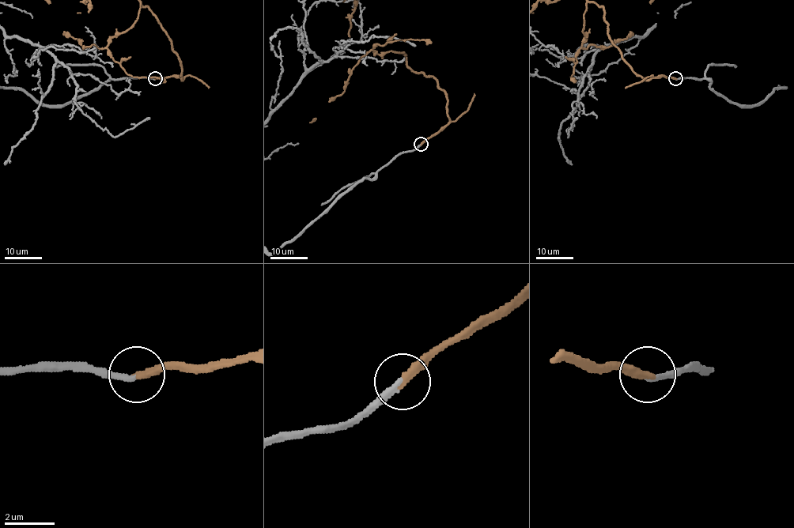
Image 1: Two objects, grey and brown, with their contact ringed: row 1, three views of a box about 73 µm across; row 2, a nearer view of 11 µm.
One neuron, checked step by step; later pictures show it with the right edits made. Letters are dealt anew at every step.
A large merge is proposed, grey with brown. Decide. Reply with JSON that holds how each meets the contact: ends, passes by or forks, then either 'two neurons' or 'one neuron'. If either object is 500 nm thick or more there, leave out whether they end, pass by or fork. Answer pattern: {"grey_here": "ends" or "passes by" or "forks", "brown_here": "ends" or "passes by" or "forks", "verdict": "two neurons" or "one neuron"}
{"grey_here": "ends", "brown_here": "ends", "verdict": "one neuron"}

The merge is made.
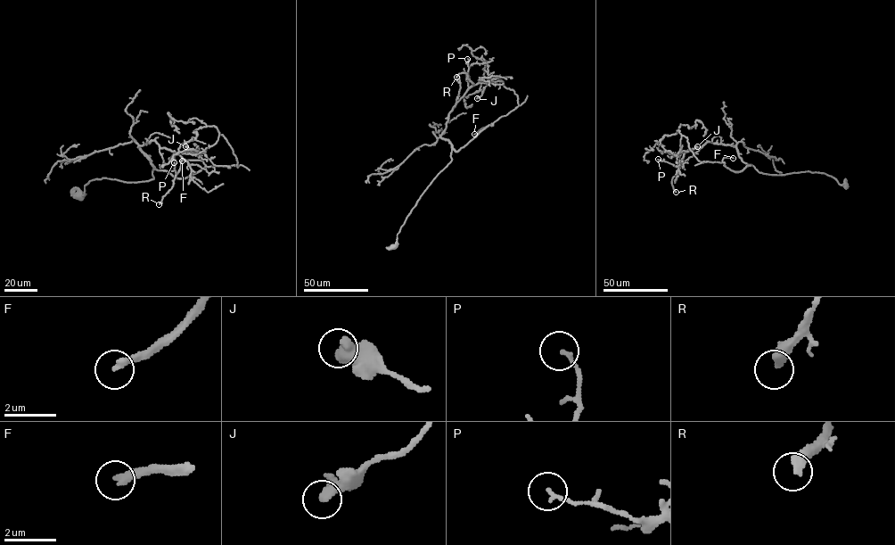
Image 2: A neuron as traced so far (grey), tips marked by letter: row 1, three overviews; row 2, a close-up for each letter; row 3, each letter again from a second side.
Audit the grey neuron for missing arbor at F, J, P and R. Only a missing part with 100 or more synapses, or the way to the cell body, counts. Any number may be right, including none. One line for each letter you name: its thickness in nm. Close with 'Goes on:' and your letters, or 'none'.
F: 280 nm
Goes on: F

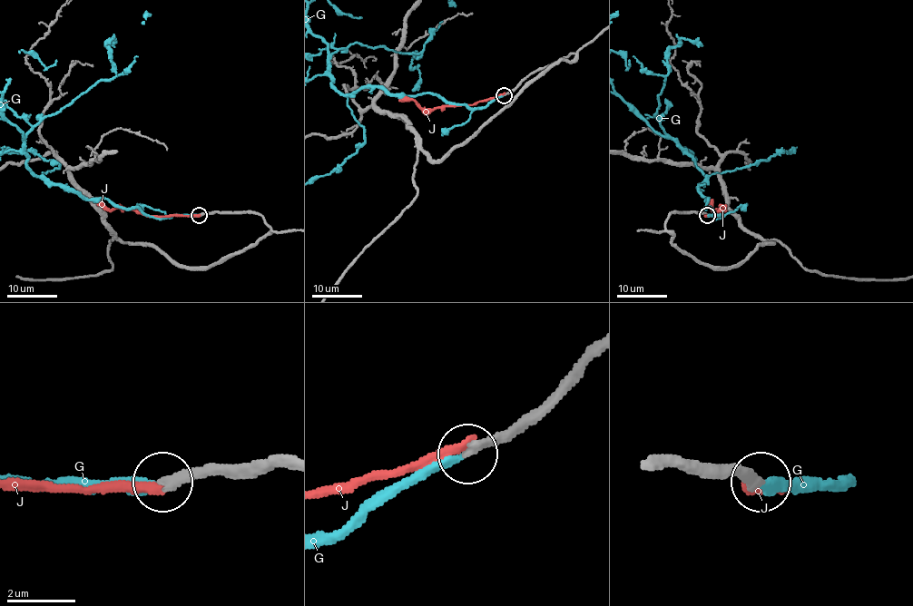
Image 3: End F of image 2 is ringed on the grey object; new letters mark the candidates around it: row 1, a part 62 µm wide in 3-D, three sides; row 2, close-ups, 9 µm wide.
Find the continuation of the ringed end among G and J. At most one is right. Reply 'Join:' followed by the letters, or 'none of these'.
Join: G

